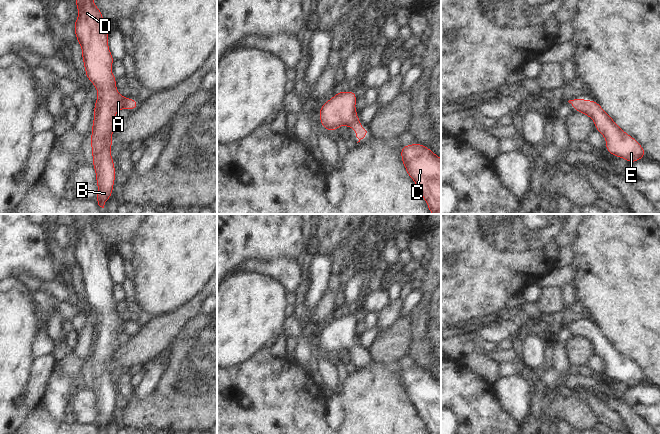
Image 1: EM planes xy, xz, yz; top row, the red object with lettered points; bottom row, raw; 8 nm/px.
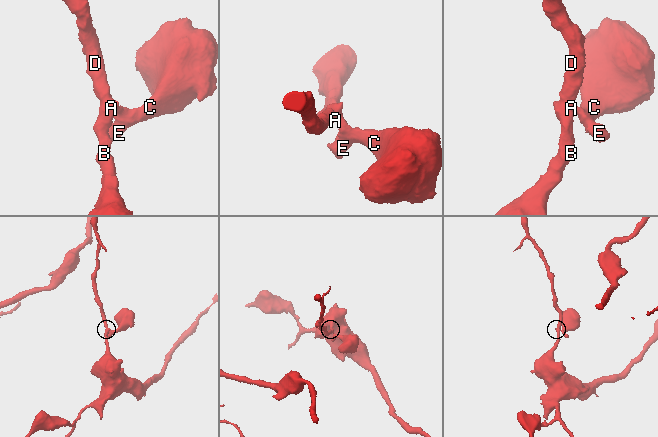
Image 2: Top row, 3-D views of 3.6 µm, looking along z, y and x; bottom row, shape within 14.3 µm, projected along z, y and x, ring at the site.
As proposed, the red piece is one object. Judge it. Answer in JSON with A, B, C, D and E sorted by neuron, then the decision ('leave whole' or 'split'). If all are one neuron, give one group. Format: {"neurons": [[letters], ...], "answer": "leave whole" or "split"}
{"neurons": [["A", "B", "C", "D", "E"]], "answer": "leave whole"}

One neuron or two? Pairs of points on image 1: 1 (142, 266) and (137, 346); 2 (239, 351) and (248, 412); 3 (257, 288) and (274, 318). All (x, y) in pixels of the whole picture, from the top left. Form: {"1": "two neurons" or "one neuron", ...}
{"1": "two neurons", "2": "two neurons", "3": "one neuron"}

